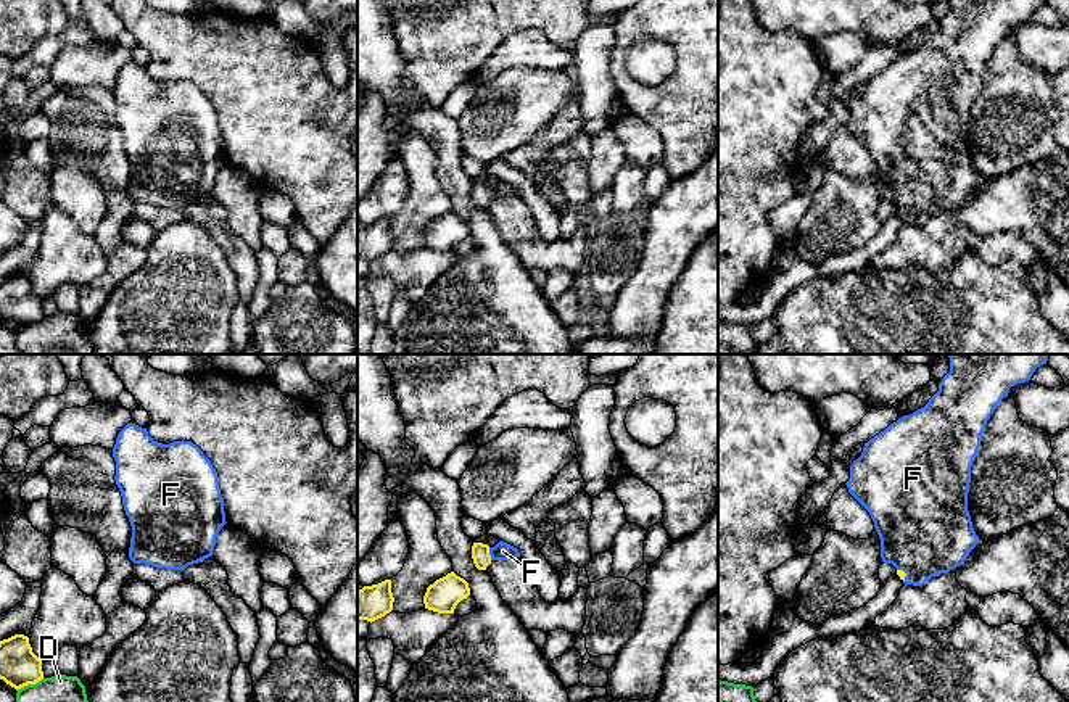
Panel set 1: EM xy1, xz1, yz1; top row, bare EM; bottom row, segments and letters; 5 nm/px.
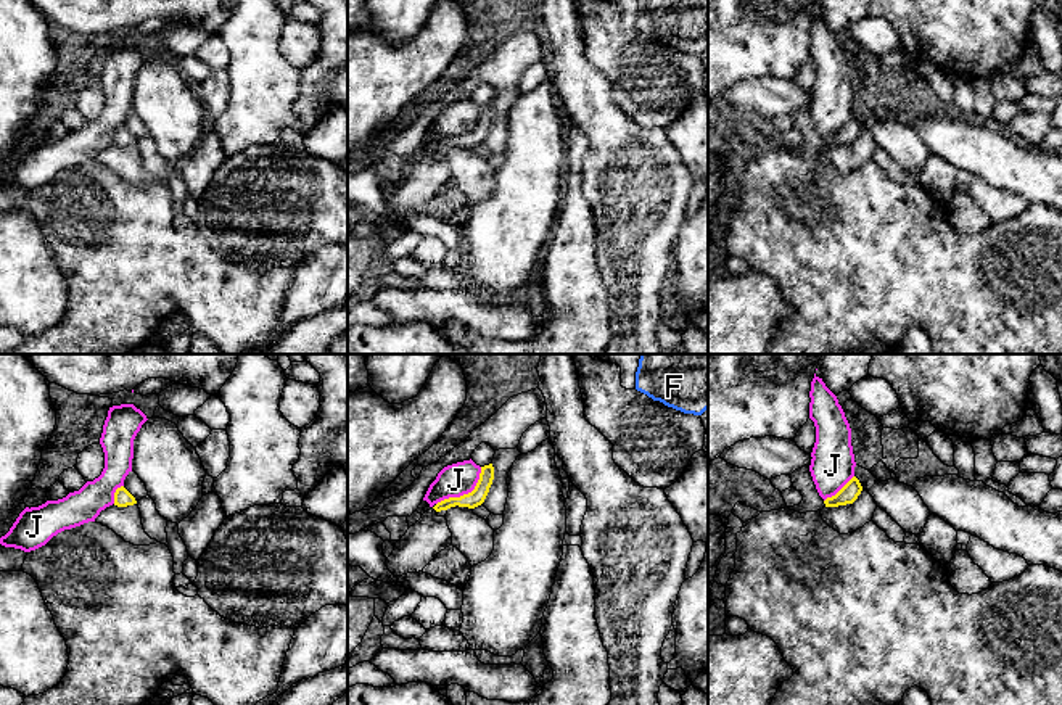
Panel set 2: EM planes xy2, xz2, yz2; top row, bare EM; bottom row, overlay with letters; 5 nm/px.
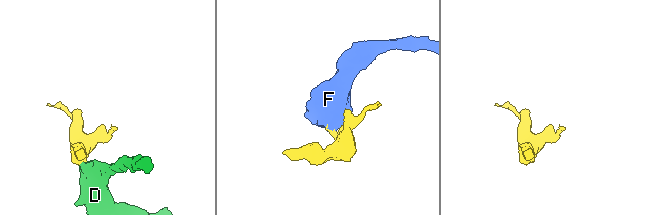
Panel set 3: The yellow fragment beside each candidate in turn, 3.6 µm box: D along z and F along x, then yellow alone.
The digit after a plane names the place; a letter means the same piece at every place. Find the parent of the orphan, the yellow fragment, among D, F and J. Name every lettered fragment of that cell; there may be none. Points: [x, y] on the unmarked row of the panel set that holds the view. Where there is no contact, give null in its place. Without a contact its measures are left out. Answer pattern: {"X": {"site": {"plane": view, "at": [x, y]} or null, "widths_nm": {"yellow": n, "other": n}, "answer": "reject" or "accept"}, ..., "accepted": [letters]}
{"D": {"site": {"plane": "xy1", "at": [29, 322]}, "widths_nm": {"yellow": 190, "other": 340}, "answer": "reject"}, "F": {"site": {"plane": "xz1", "at": [488, 194]}, "widths_nm": {"yellow": 100, "other": 90}, "answer": "accept"}, "J": {"site": {"plane": "xz2", "at": [465, 134]}, "widths_nm": {"yellow": 80, "other": 160}, "answer": "reject"}, "accepted": ["F"]}

